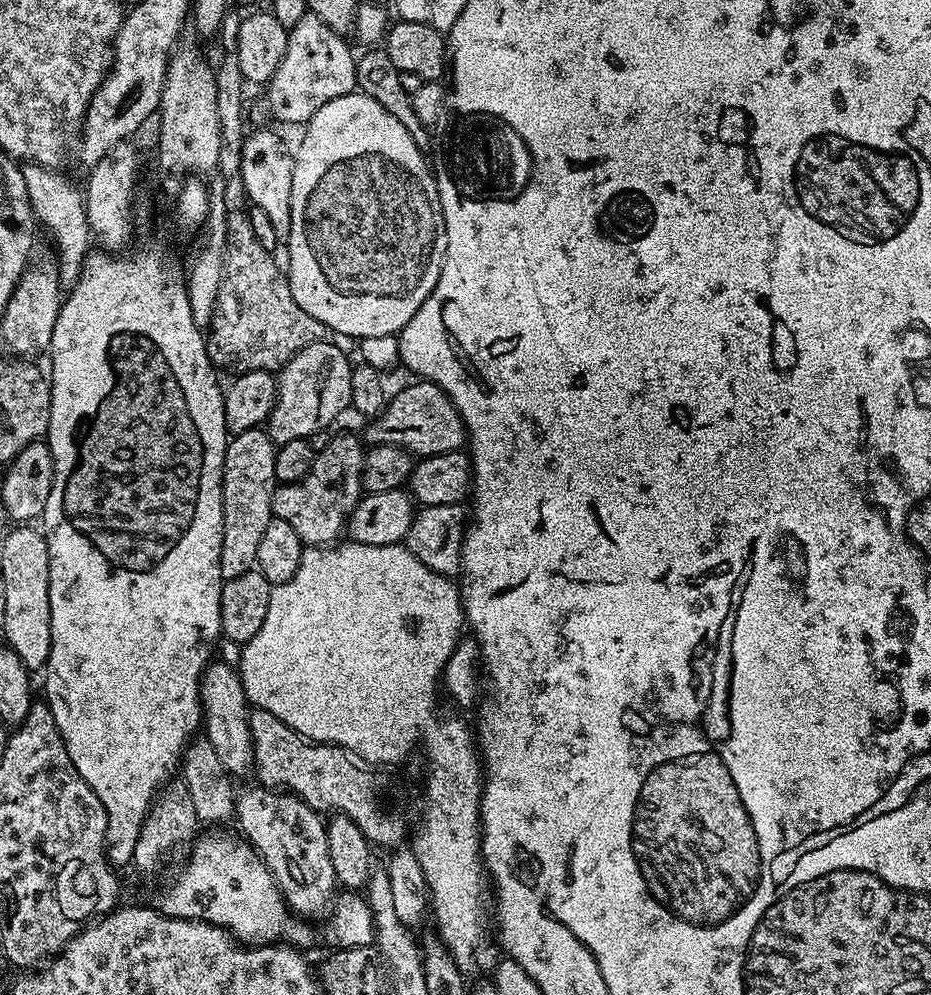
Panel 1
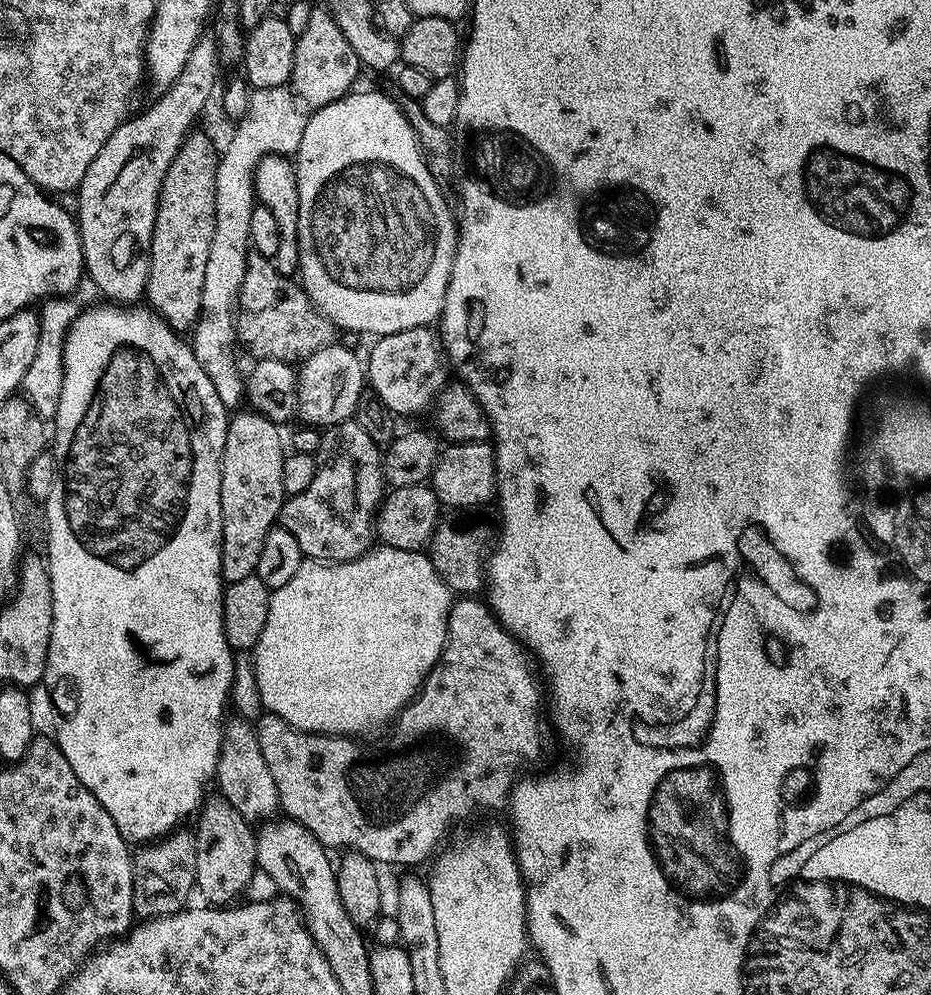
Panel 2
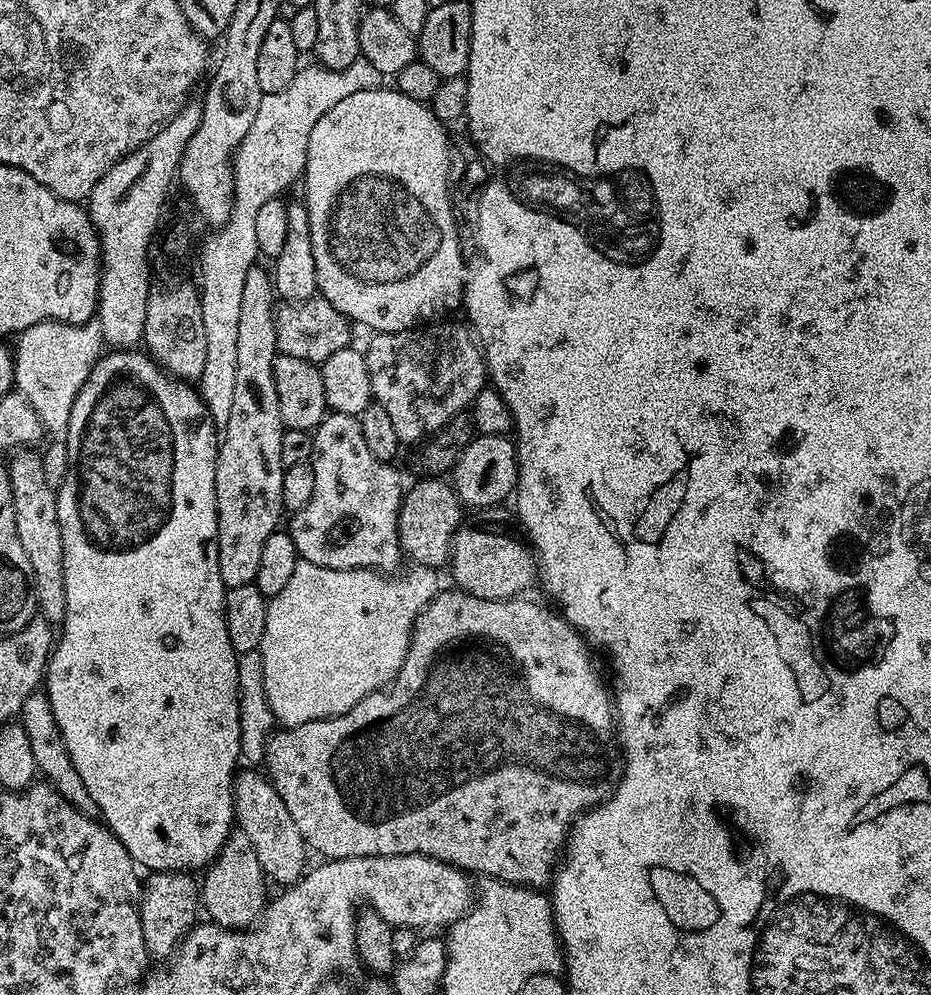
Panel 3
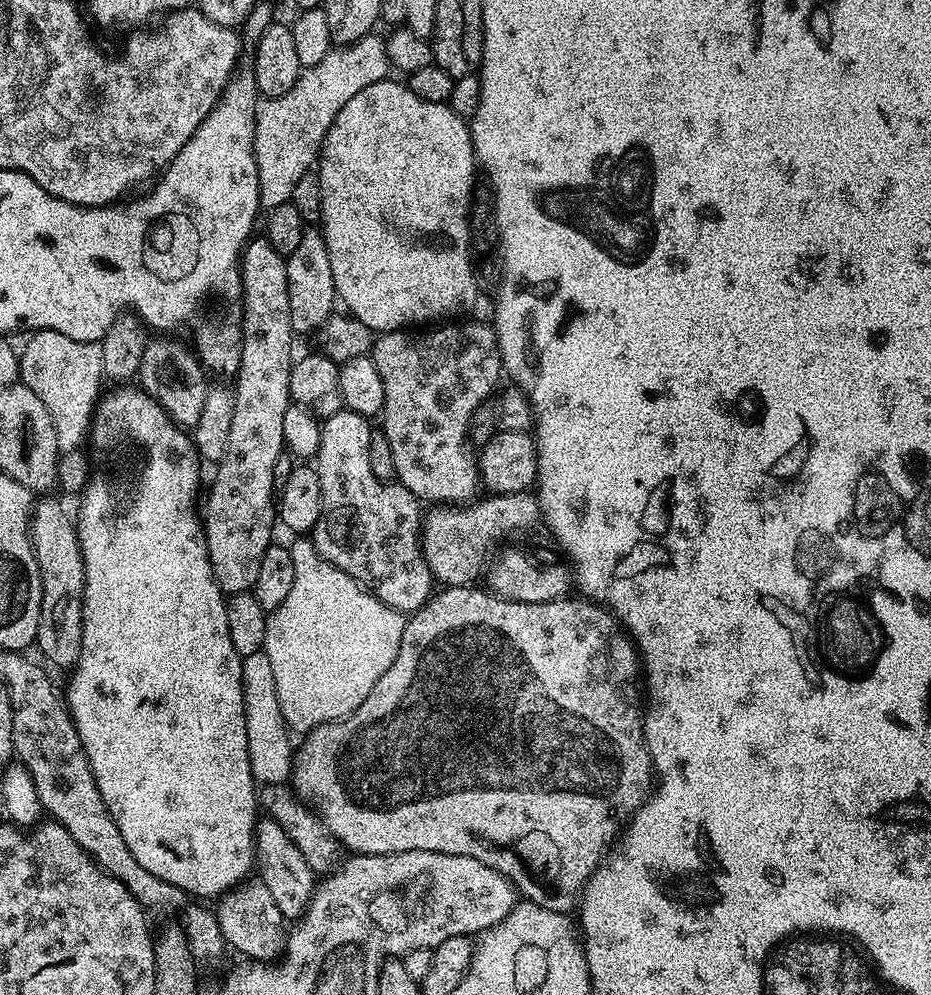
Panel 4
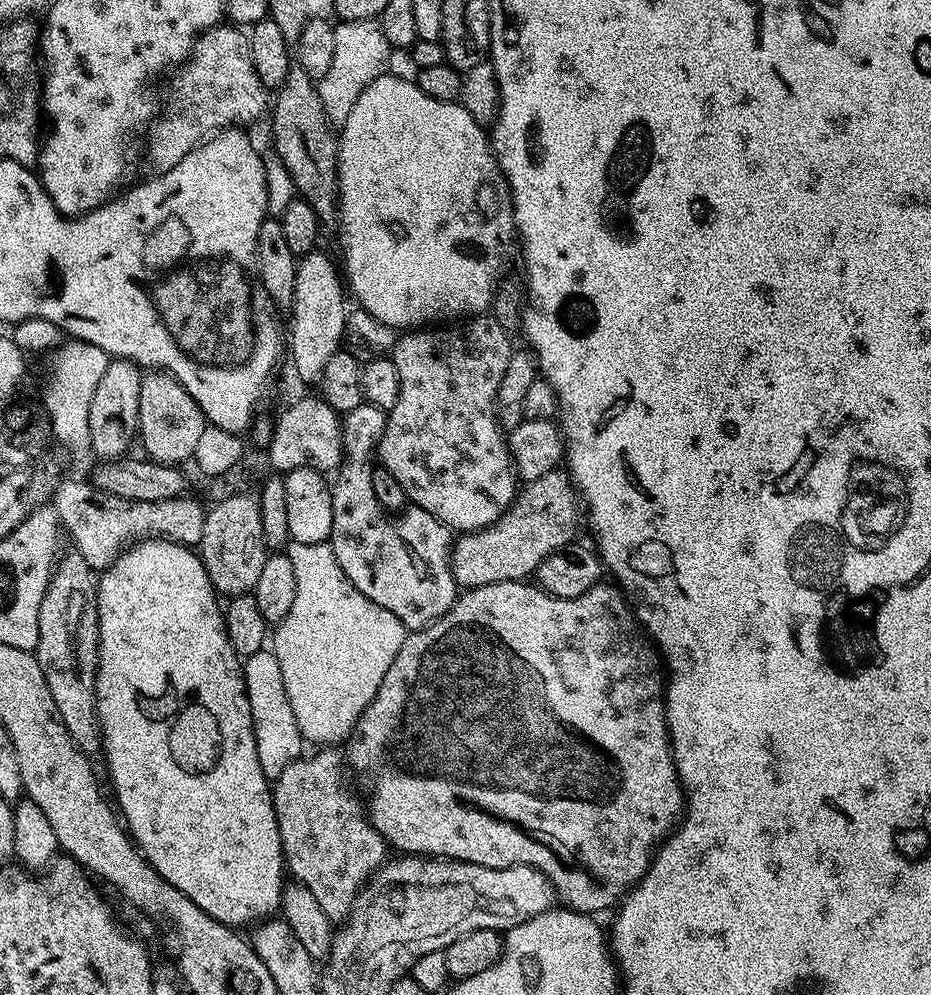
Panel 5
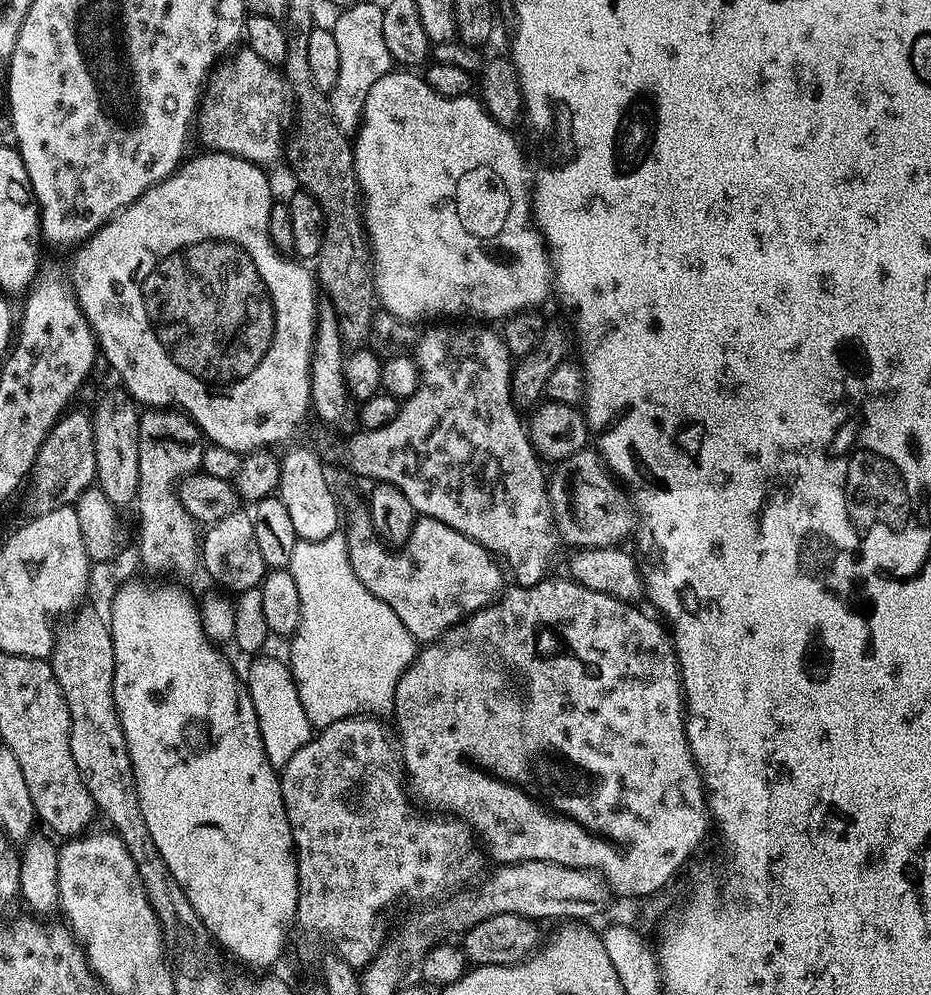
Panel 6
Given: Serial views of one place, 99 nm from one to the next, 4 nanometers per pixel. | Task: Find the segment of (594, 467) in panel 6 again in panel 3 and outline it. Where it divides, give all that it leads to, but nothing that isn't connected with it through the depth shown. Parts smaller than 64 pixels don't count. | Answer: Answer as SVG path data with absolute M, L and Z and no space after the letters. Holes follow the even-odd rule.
M421 478L416 485L409 487L400 504L400 550L405 557L412 559L411 563L426 568L443 569L449 563L452 554L452 536L461 527L460 520L466 515L451 483L444 478Z

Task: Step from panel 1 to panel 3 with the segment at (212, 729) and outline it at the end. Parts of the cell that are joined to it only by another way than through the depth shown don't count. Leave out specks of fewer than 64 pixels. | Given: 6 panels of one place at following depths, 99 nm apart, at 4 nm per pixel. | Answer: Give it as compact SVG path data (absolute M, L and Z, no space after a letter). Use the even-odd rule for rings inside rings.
M248 770L252 772L237 771L236 780L232 784L232 797L234 798L234 806L236 807L235 823L238 825L239 831L246 834L246 838L250 838L250 843L254 846L254 854L258 854L258 862L262 866L265 877L273 885L287 886L295 884L306 871L304 865L304 852L306 853L306 845L302 834L298 834L298 826L294 826L294 818L290 818L290 810L286 810L286 802L282 802L282 798L278 798L276 787L267 775L256 773L256 770Z

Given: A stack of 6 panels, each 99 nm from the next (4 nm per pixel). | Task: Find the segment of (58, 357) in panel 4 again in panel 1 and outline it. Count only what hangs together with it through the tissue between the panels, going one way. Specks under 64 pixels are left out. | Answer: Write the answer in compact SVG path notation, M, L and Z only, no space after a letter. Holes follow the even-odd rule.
M27 163L22 169L23 181L26 184L26 194L30 199L31 212L36 220L46 224L51 230L51 236L56 240L56 261L59 266L60 284L63 289L70 290L81 276L84 259L92 246L92 235L89 230L89 218L86 214L84 197L81 189L74 188L62 175L53 169L47 169L40 164Z

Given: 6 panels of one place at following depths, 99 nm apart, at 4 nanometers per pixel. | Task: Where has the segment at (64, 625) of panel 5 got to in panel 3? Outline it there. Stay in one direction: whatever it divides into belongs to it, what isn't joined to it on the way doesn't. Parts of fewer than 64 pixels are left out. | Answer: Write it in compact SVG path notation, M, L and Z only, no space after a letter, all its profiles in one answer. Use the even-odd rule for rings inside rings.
M16 450L11 453L7 461L8 477L12 487L12 501L14 502L14 526L18 530L18 542L22 542L22 550L26 550L26 558L30 562L32 571L32 586L36 593L36 607L39 615L49 622L63 621L66 614L66 586L62 574L62 530L58 526L58 502L56 489L46 482L44 457L36 450Z

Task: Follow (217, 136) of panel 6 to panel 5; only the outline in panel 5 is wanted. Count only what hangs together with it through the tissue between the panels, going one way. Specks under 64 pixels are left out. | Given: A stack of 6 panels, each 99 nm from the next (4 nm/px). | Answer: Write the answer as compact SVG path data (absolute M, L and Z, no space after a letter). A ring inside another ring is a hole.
M217 26L206 28L196 37L196 44L192 47L192 55L179 69L180 77L172 88L172 105L168 113L157 115L146 132L146 164L159 174L178 166L190 150L194 150L205 140L216 135L222 128L233 126L249 126L260 115L265 115L270 104L270 92L258 78L258 70L254 70L254 58L250 54L248 32L236 26Z

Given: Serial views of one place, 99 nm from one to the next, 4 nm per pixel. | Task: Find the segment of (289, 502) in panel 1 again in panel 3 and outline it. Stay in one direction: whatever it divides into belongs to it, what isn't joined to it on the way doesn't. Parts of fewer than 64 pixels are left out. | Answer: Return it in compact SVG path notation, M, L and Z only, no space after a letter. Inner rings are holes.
M329 411L325 415L322 423L314 429L312 437L312 454L314 459L311 461L311 468L314 470L314 494L310 494L310 502L306 502L306 506L302 506L302 510L291 513L290 519L287 521L286 531L294 538L294 546L298 550L301 560L306 562L314 562L314 566L326 566L330 570L354 570L355 568L371 568L373 572L381 574L392 574L396 567L402 561L402 553L400 550L400 504L404 500L406 484L400 481L400 472L391 463L374 458L374 454L370 454L370 449L366 446L366 438L362 438L362 426L359 419L350 414L342 414L341 412Z

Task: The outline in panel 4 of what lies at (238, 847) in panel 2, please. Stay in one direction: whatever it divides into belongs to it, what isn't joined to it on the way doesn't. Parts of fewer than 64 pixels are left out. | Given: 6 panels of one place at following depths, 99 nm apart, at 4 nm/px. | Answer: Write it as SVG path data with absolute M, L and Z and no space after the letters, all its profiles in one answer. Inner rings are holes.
M249 878L231 888L219 897L214 911L218 926L224 935L225 945L229 949L237 948L241 957L252 962L275 962L284 955L286 939L286 921L282 910L274 906L274 897L270 890L258 878Z

